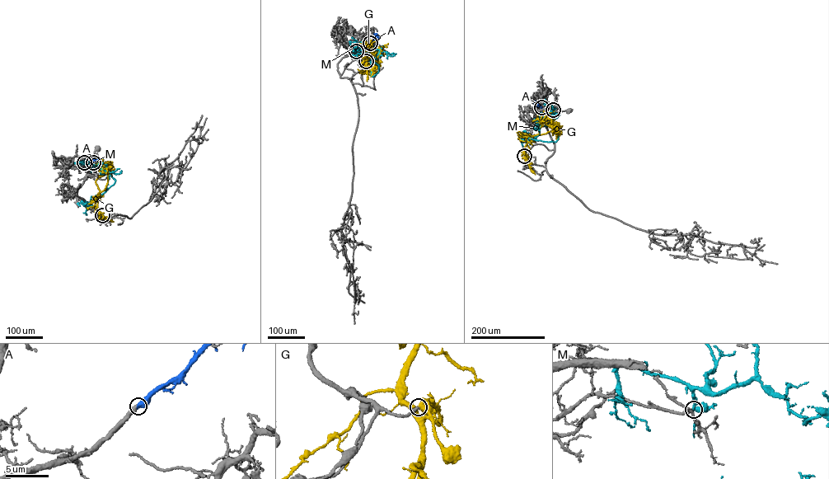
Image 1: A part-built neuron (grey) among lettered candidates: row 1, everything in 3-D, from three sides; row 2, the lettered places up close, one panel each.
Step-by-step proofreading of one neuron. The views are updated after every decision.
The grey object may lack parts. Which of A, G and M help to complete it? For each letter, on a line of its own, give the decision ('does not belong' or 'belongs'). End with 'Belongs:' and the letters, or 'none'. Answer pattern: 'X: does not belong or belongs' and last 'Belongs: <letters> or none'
A: belongs
G: does not belong
M: does not belong
Belongs: A

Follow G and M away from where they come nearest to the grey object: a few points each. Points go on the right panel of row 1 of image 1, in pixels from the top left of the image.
G: (524, 156), (525, 146), (531, 141), (531, 136), (550, 131), (557, 133), (556, 126), (545, 124)
M: (553, 110), (550, 112), (551, 124), (557, 129), (556, 142), (528, 138), (523, 136), (526, 132), (522, 133)

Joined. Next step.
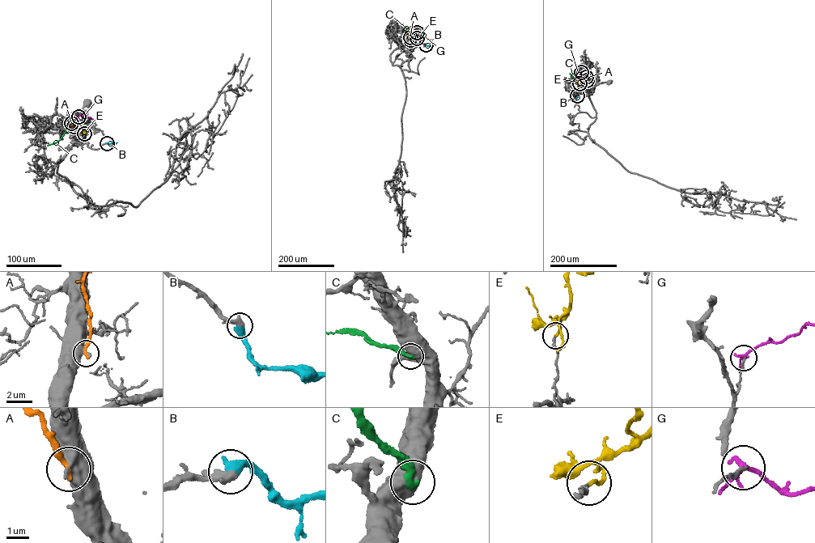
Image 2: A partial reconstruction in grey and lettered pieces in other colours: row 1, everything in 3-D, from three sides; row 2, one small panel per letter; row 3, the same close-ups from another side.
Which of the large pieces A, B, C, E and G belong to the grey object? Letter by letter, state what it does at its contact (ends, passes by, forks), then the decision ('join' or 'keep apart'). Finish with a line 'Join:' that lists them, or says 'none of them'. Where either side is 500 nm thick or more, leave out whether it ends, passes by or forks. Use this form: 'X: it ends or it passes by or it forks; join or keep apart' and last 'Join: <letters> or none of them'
A: keep apart
B: join
C: keep apart
E: it ends; keep apart
G: it passes by; keep apart
Join: B

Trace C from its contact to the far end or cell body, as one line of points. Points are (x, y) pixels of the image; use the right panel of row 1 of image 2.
C: (586, 77), (573, 76), (570, 74)

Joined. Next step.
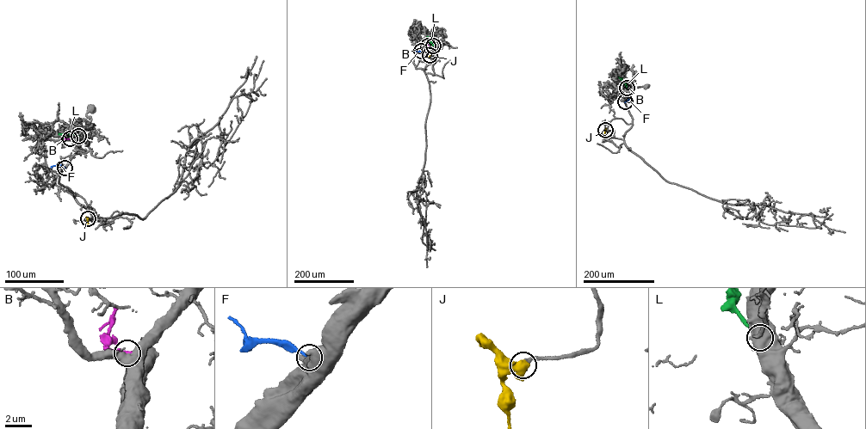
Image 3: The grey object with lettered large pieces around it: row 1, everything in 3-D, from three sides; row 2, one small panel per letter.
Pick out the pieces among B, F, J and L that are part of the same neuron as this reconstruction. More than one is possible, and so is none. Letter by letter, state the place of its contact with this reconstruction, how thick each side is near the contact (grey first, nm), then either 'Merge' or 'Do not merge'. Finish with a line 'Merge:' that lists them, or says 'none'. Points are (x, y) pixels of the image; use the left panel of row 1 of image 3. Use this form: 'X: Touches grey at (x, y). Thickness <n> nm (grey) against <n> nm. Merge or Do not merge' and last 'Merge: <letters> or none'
B: Touches grey at (70, 138). Thickness 650 nm (grey) against 240 nm. Do not merge
F: Touches grey at (64, 168). Thickness 550 nm (grey) against 280 nm. Do not merge
J: Touches grey at (88, 218). Thickness 360 nm (grey) against 800 nm. Merge
L: Touches grey at (78, 136). Thickness 550 nm (grey) against 320 nm. Do not merge
Merge: J

